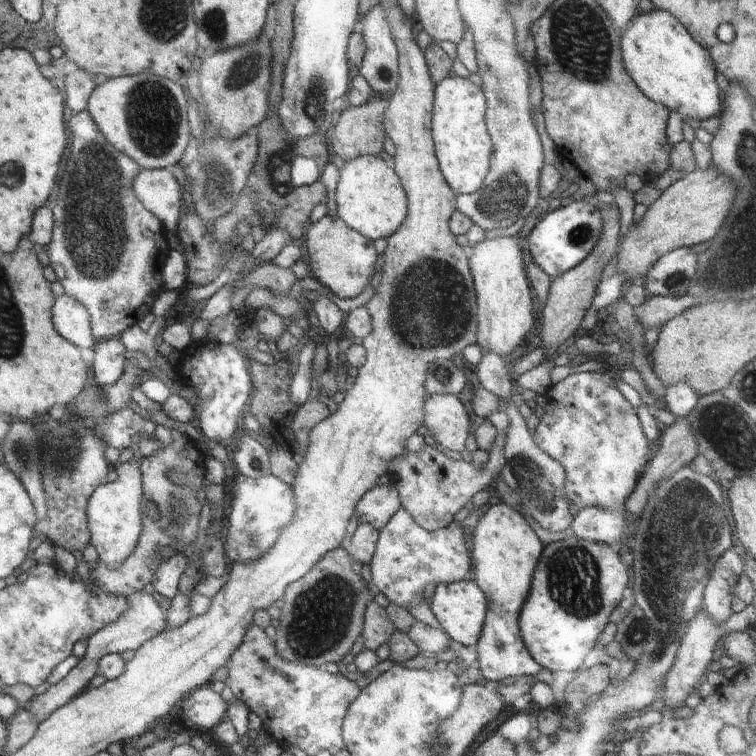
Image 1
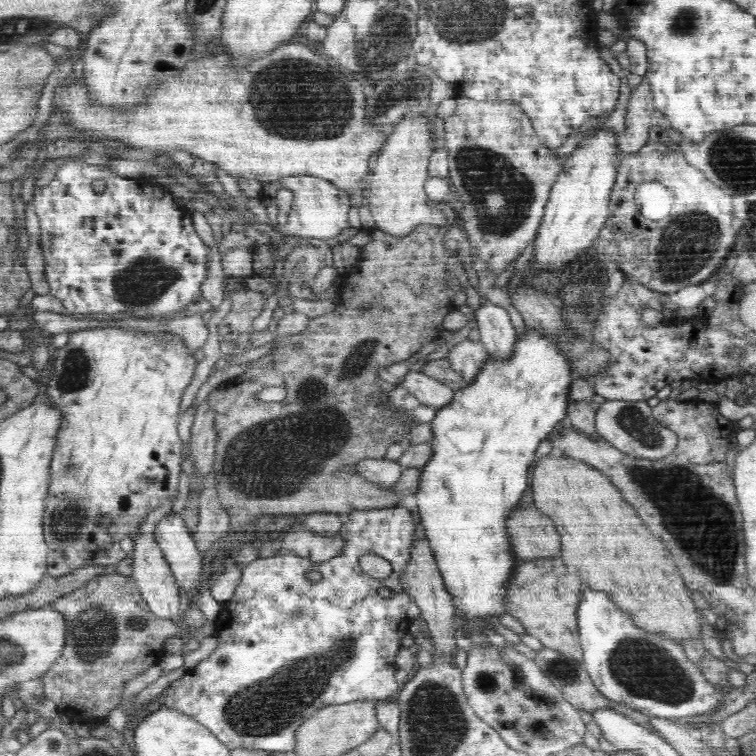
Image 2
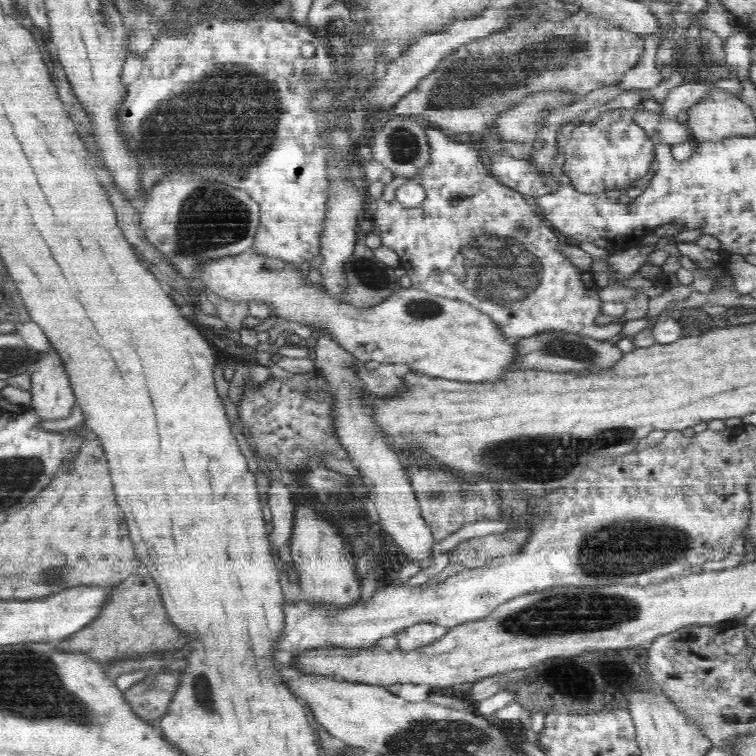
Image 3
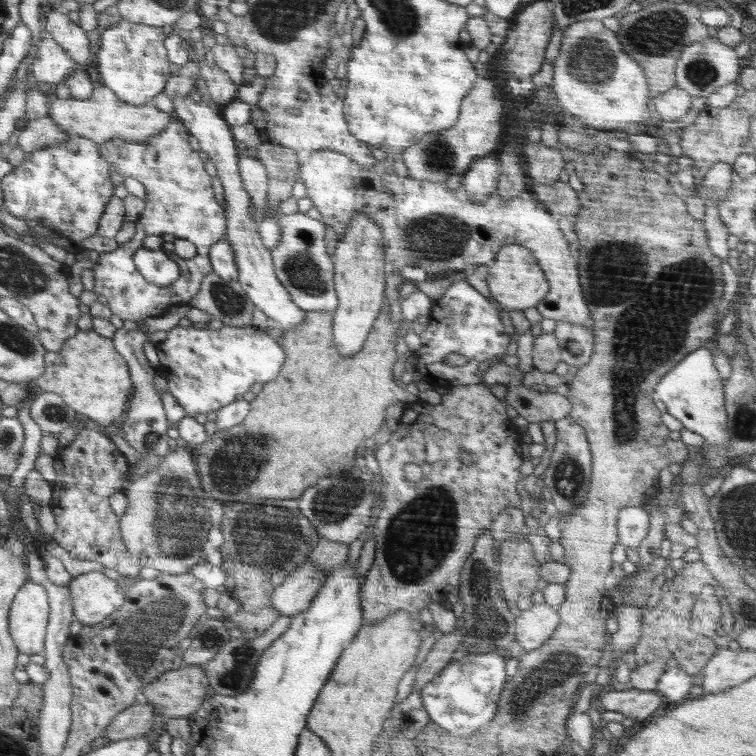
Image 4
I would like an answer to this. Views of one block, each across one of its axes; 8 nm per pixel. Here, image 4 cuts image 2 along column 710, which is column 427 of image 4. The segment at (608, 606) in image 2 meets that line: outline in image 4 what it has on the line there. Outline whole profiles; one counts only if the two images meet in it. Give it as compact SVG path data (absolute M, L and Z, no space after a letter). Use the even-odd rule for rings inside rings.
M497 652L466 654L460 660L450 660L437 677L418 692L432 722L460 738L468 738L492 722L506 678L504 666L504 658Z

